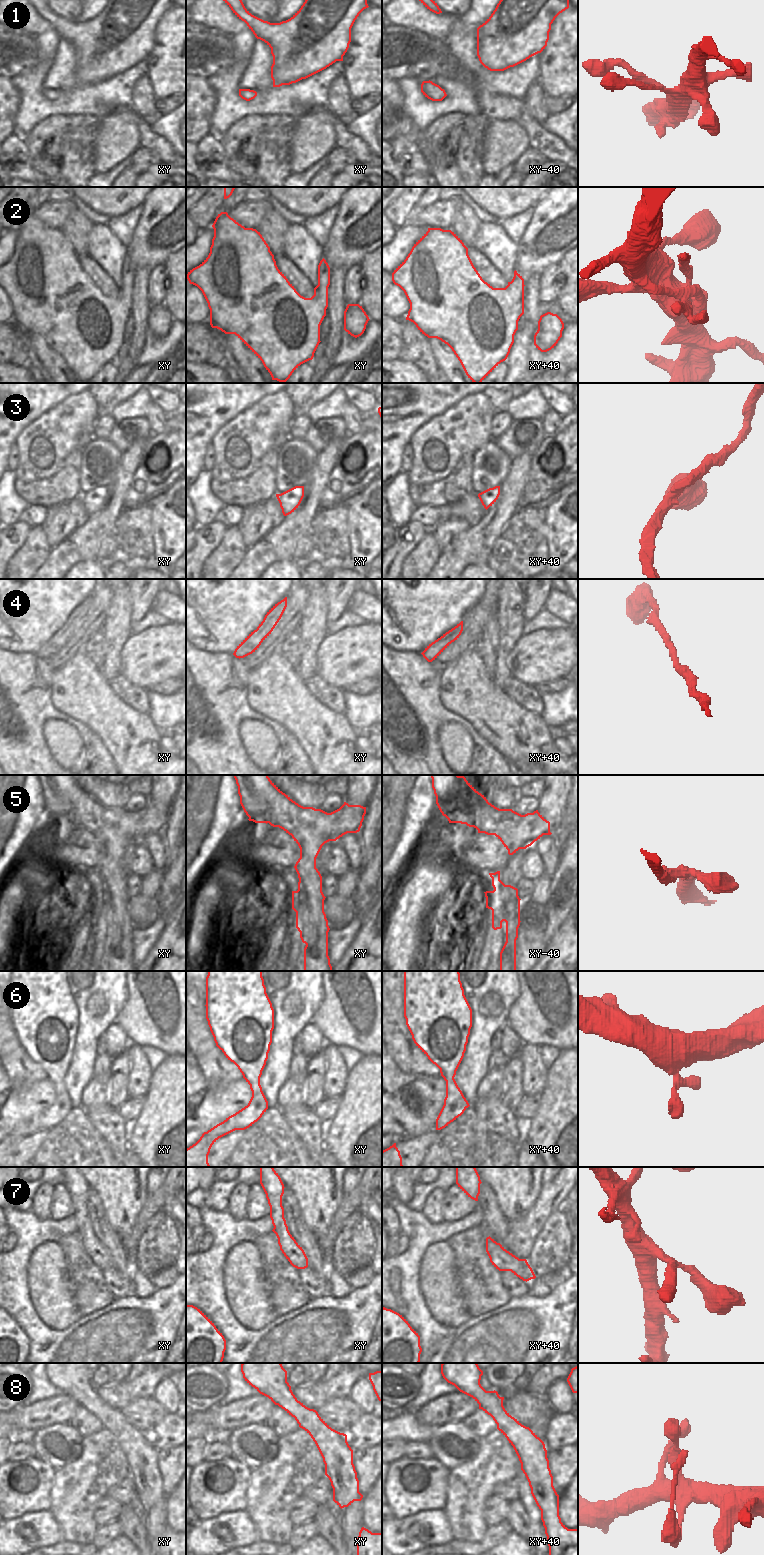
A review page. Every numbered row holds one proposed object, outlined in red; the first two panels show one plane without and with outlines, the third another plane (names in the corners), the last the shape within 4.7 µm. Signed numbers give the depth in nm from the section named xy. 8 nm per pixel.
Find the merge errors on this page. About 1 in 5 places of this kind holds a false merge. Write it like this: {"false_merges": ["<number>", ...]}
{"false_merges": []}

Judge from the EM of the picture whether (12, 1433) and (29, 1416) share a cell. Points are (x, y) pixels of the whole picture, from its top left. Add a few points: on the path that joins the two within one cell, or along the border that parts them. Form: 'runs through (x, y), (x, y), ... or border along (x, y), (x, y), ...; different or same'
border along (10, 1425), (20, 1430), (31, 1429), (34, 1431); different

